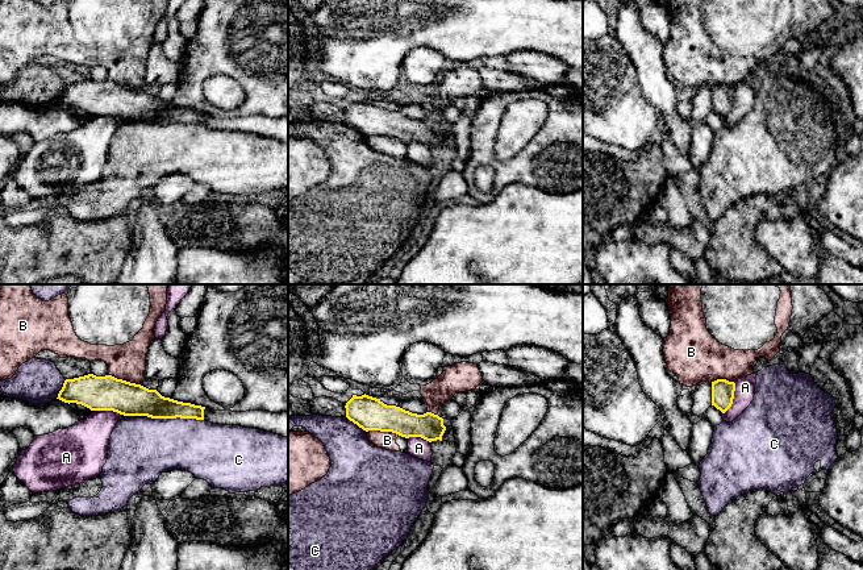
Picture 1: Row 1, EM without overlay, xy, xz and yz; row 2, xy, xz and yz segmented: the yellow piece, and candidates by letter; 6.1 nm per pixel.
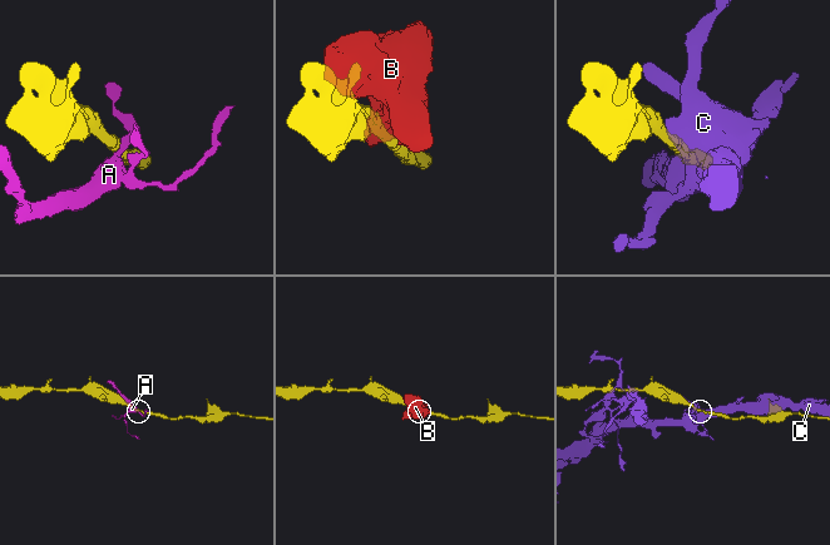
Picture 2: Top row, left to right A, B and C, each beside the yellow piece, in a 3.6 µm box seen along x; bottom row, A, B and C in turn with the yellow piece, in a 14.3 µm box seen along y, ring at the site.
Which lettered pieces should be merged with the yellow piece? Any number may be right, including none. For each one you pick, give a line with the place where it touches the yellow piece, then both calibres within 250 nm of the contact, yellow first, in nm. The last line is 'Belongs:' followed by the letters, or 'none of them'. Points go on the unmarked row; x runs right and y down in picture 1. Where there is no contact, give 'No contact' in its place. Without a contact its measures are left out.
Belongs: none of them

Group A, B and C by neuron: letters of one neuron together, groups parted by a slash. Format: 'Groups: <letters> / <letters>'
Groups: A / B / C

